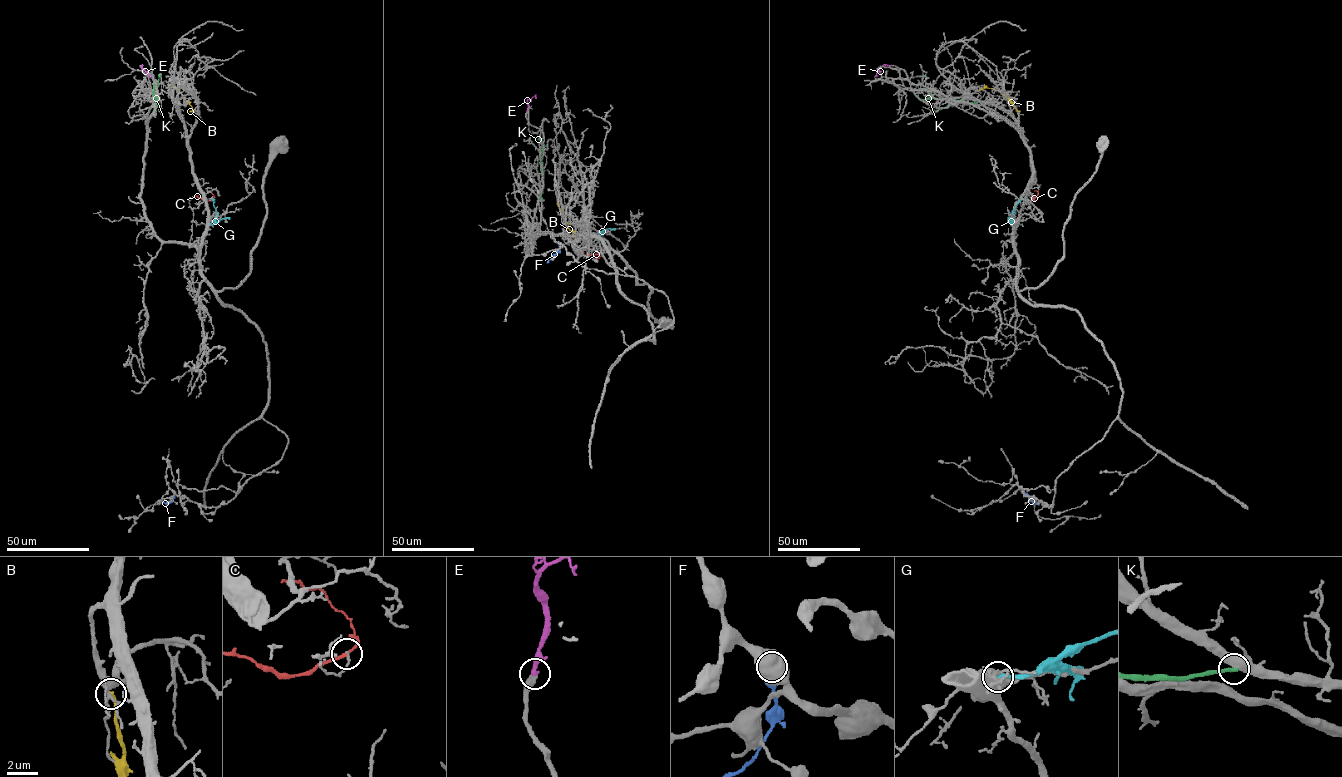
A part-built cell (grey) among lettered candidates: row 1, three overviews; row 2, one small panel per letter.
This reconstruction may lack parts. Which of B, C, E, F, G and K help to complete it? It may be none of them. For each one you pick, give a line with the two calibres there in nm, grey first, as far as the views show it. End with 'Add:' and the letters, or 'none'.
E: 420/340 nm
Add: E

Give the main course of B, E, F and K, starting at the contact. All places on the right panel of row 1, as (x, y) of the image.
B: (977, 91), (984, 88), (996, 89), (1020, 112)
E: (891, 65), (883, 65), (874, 77)
F: (1024, 491), (1034, 503), (1042, 500)
K: (979, 102), (935, 98), (921, 100), (917, 83)

